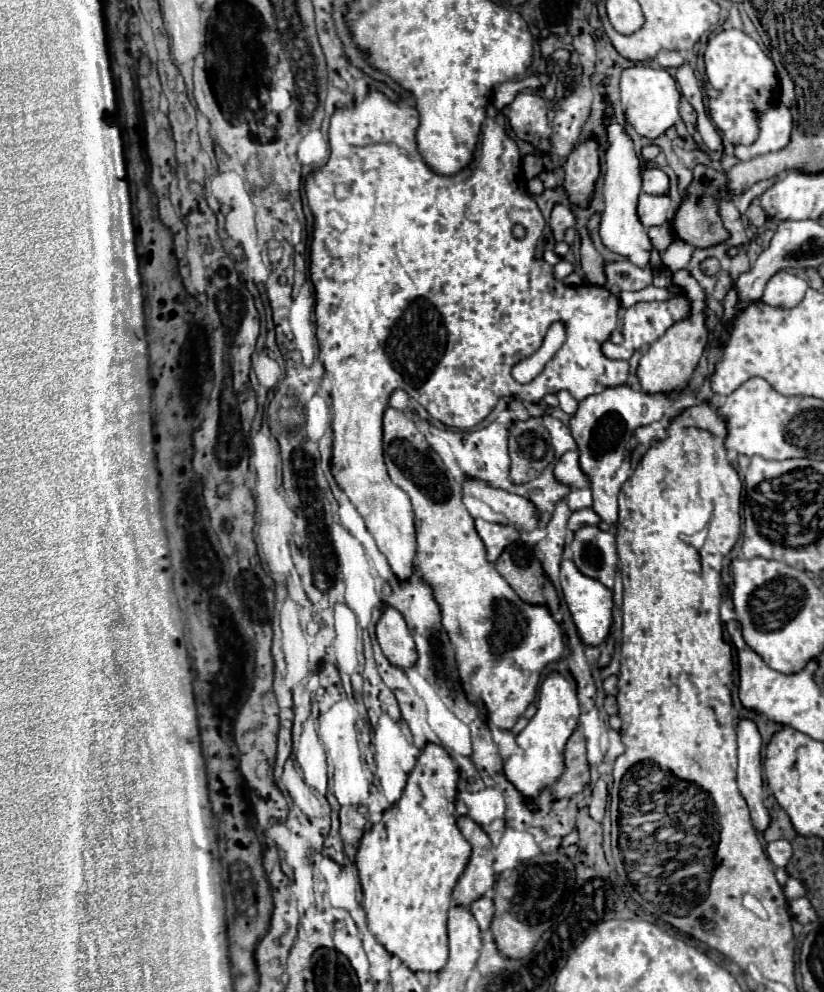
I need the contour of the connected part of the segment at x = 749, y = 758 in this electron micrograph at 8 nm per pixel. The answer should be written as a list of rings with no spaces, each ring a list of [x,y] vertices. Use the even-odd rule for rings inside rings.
[[[748,719],[740,721],[738,727],[738,789],[746,799],[752,815],[752,825],[758,833],[764,833],[770,825],[770,813],[762,803],[762,739],[756,725]]]

